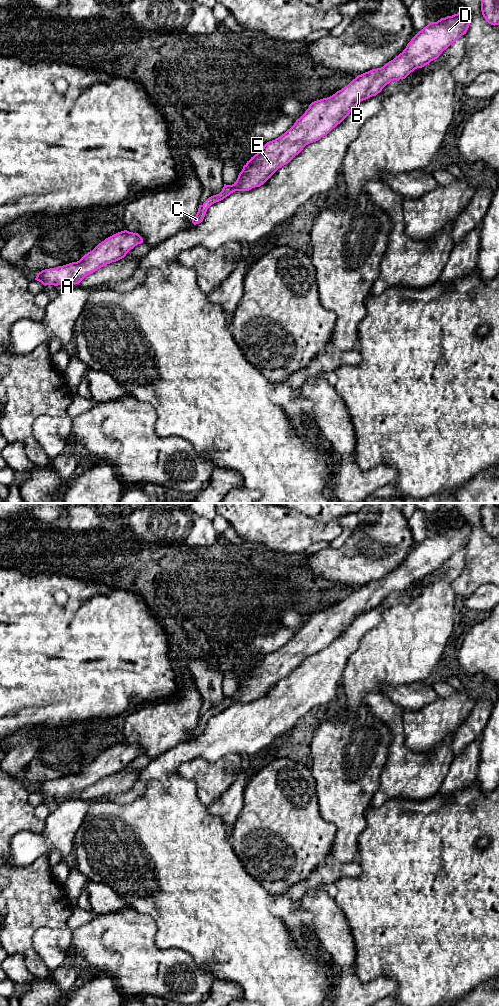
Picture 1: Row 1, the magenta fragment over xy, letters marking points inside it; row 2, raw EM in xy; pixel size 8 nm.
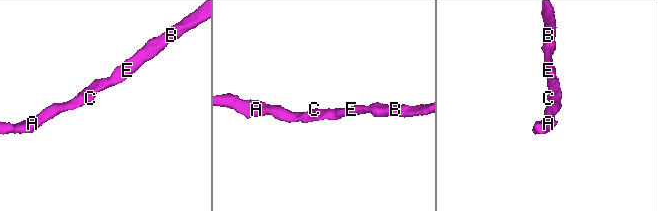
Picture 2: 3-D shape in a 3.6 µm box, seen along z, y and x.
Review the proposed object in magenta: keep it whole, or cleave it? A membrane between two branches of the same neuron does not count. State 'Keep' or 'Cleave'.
Keep

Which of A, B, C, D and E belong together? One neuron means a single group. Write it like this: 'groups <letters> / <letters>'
groups A B C D E

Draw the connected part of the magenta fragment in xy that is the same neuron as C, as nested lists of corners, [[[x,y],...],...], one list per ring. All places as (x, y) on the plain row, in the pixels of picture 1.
[[[462,518],[457,526],[441,530],[437,534],[429,534],[411,551],[402,565],[383,579],[358,587],[332,608],[312,614],[289,642],[267,654],[247,673],[234,696],[224,696],[219,706],[209,709],[199,717],[192,735],[201,735],[207,721],[231,705],[249,703],[263,697],[306,657],[326,648],[361,613],[376,608],[391,593],[405,591],[415,581],[437,571],[445,561],[466,546],[471,531],[472,527]]]

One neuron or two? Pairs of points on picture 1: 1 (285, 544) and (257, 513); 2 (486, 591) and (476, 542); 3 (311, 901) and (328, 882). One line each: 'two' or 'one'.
1: one
2: two
3: two

